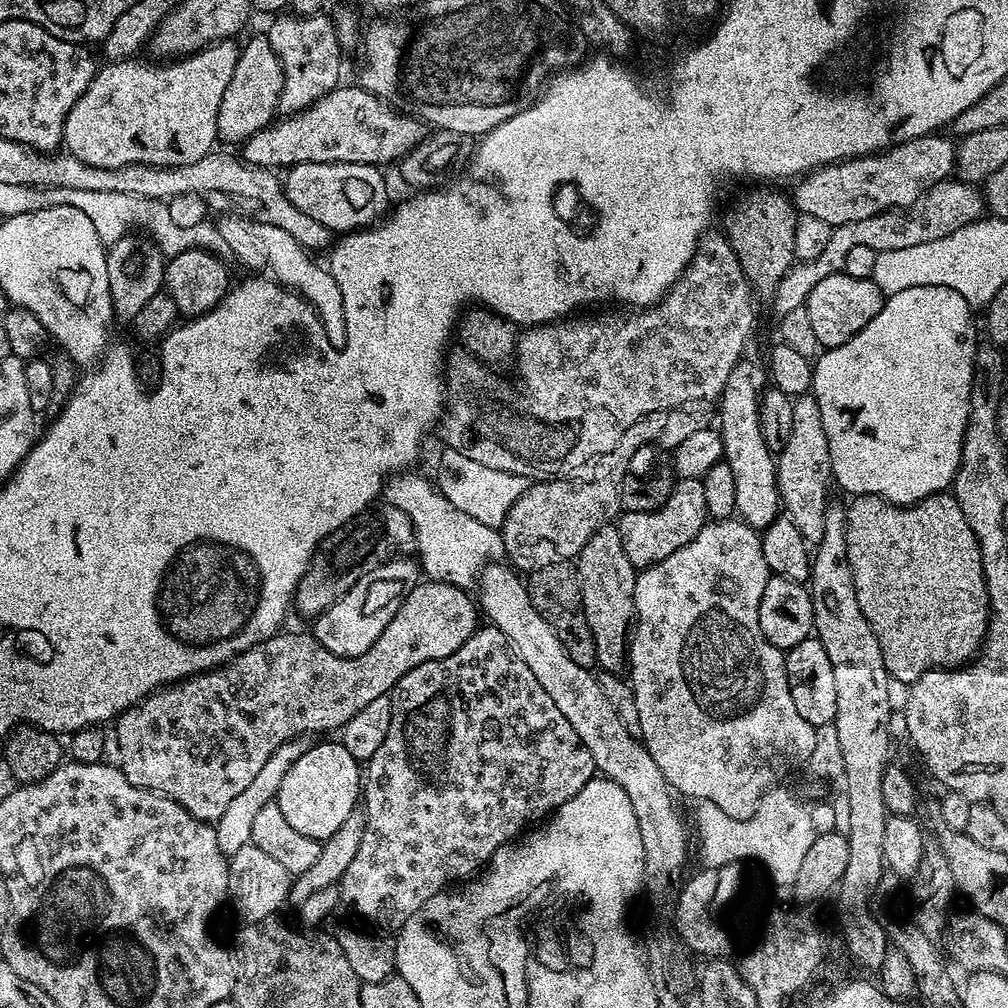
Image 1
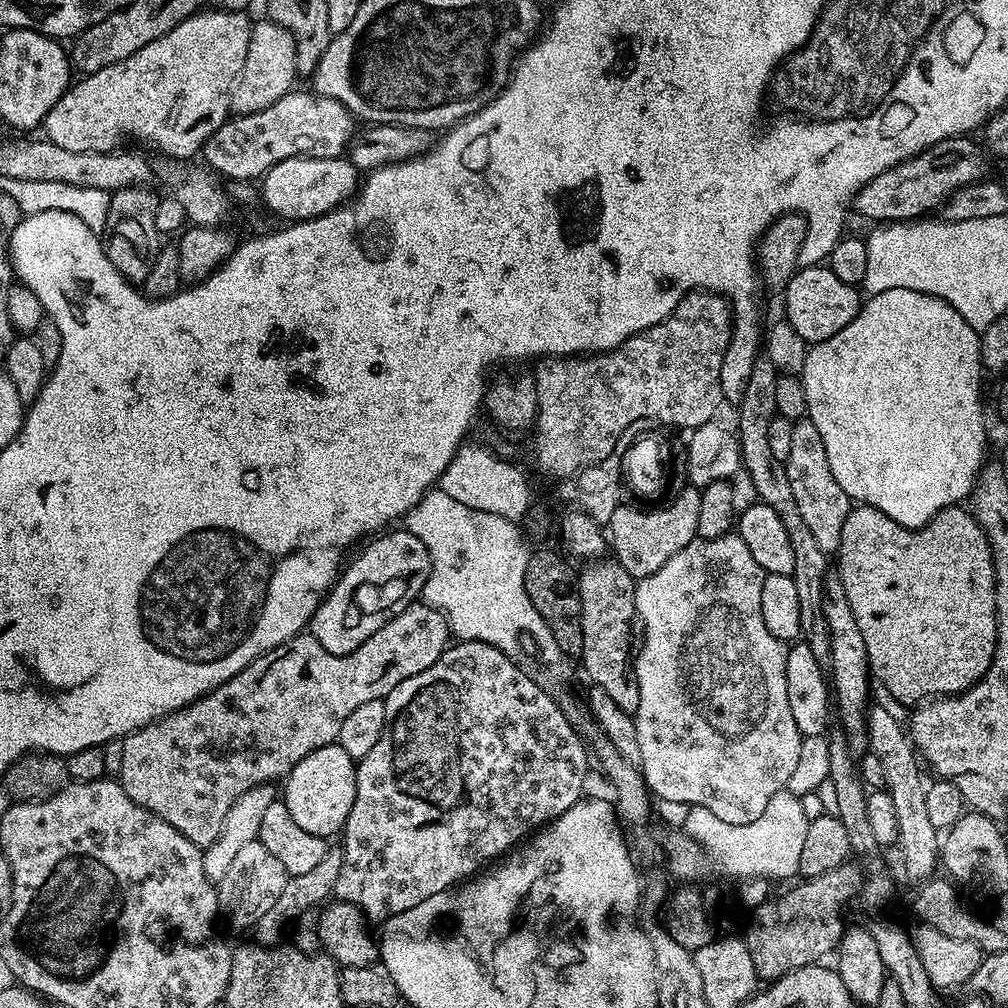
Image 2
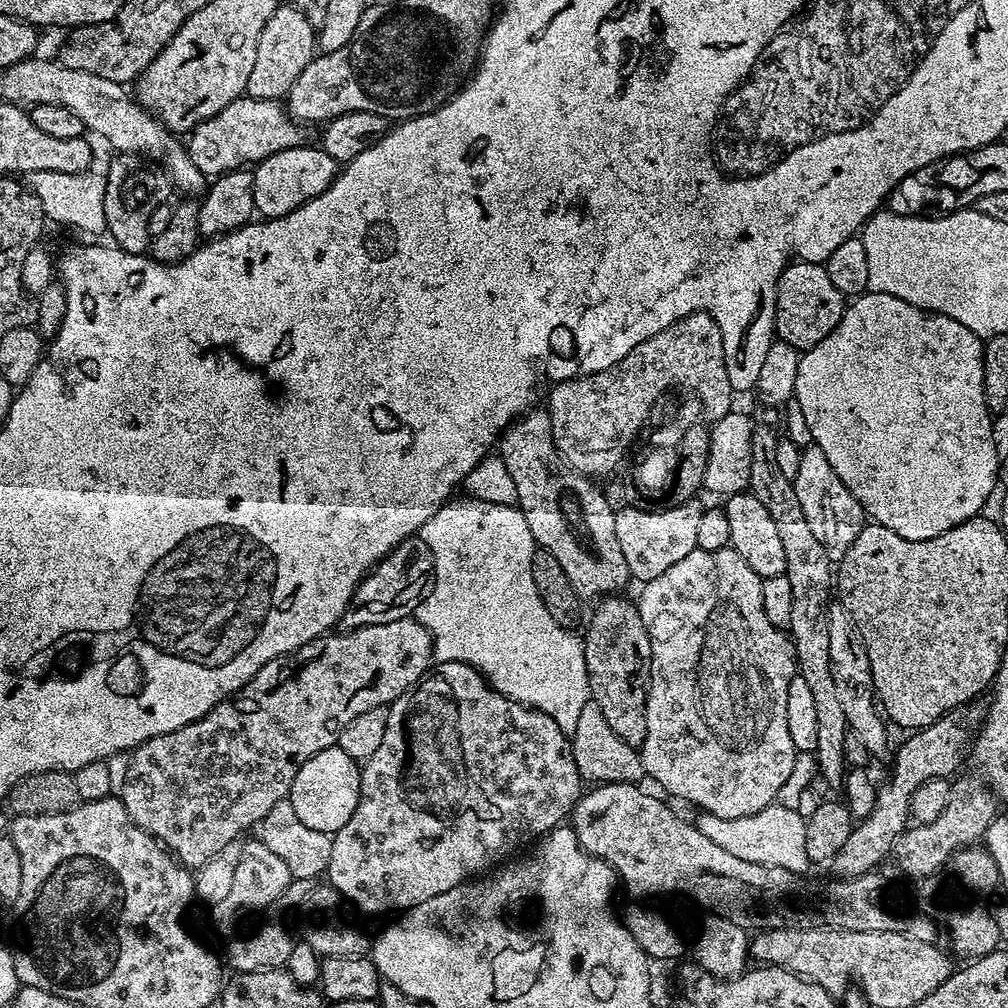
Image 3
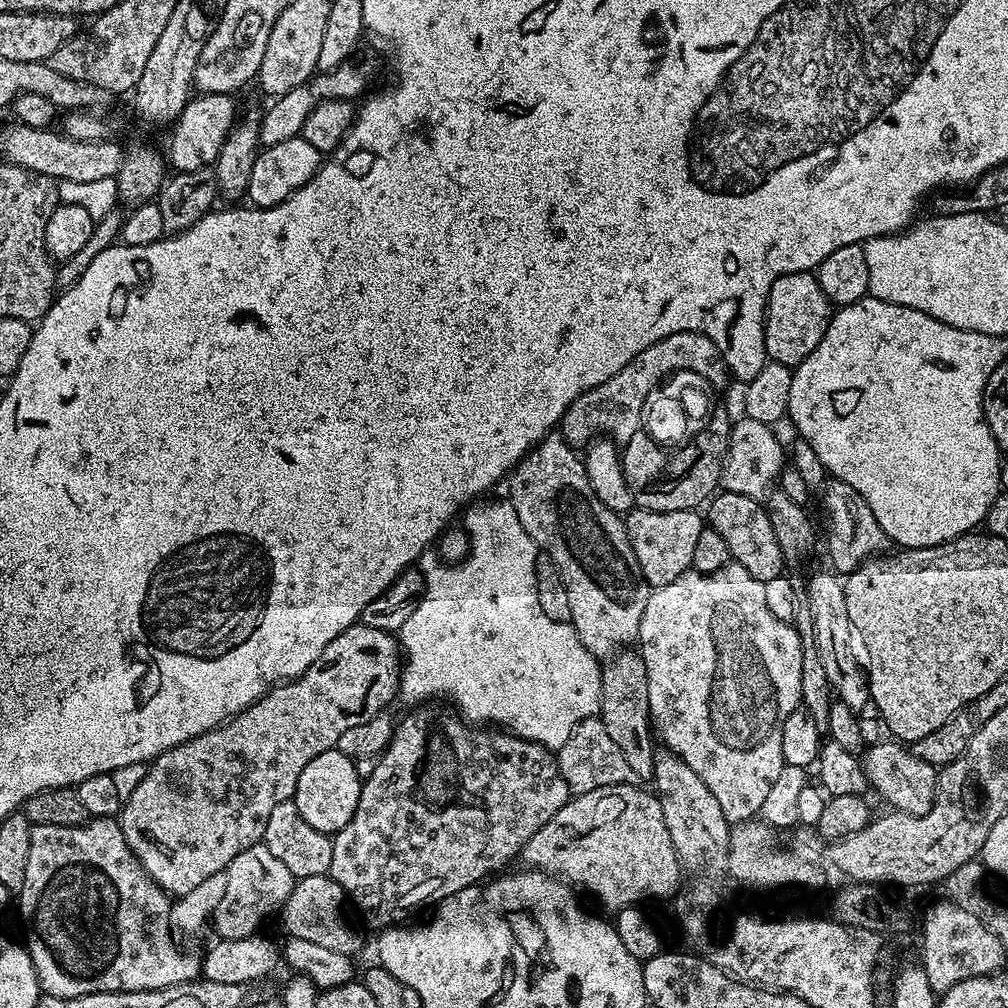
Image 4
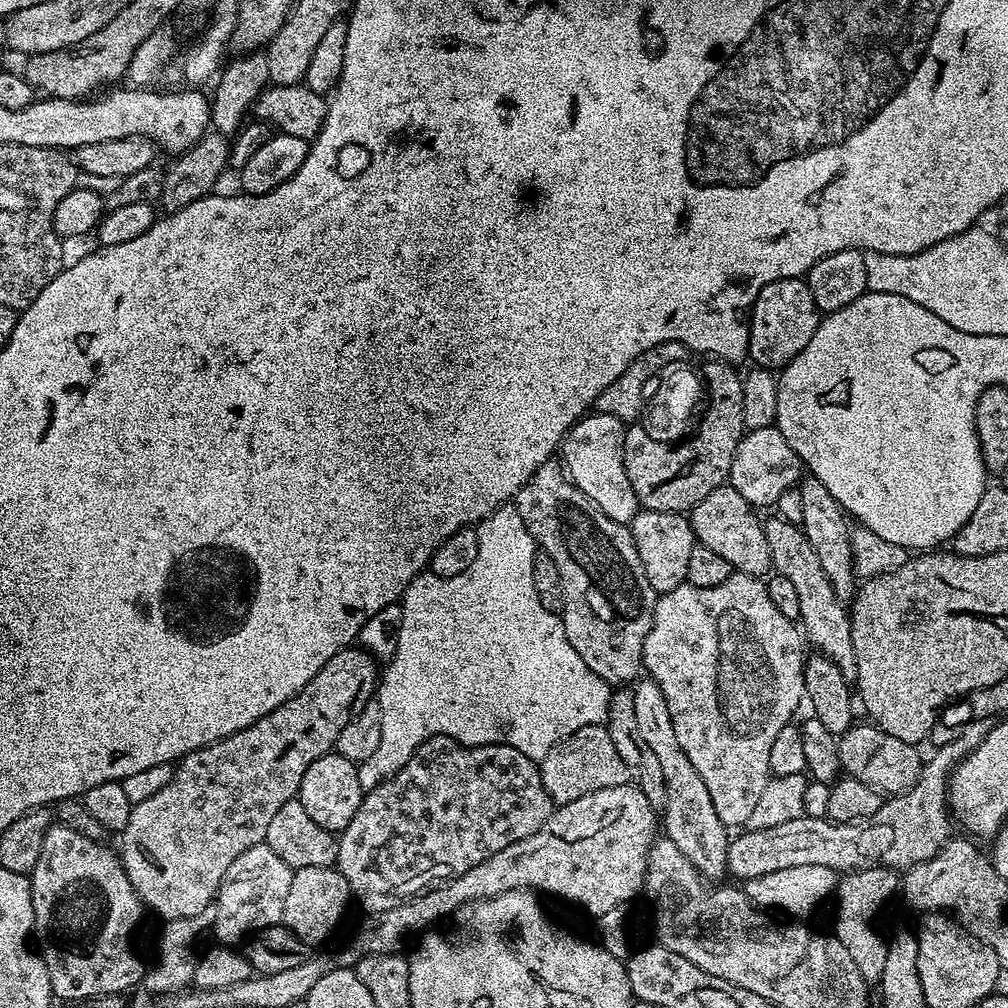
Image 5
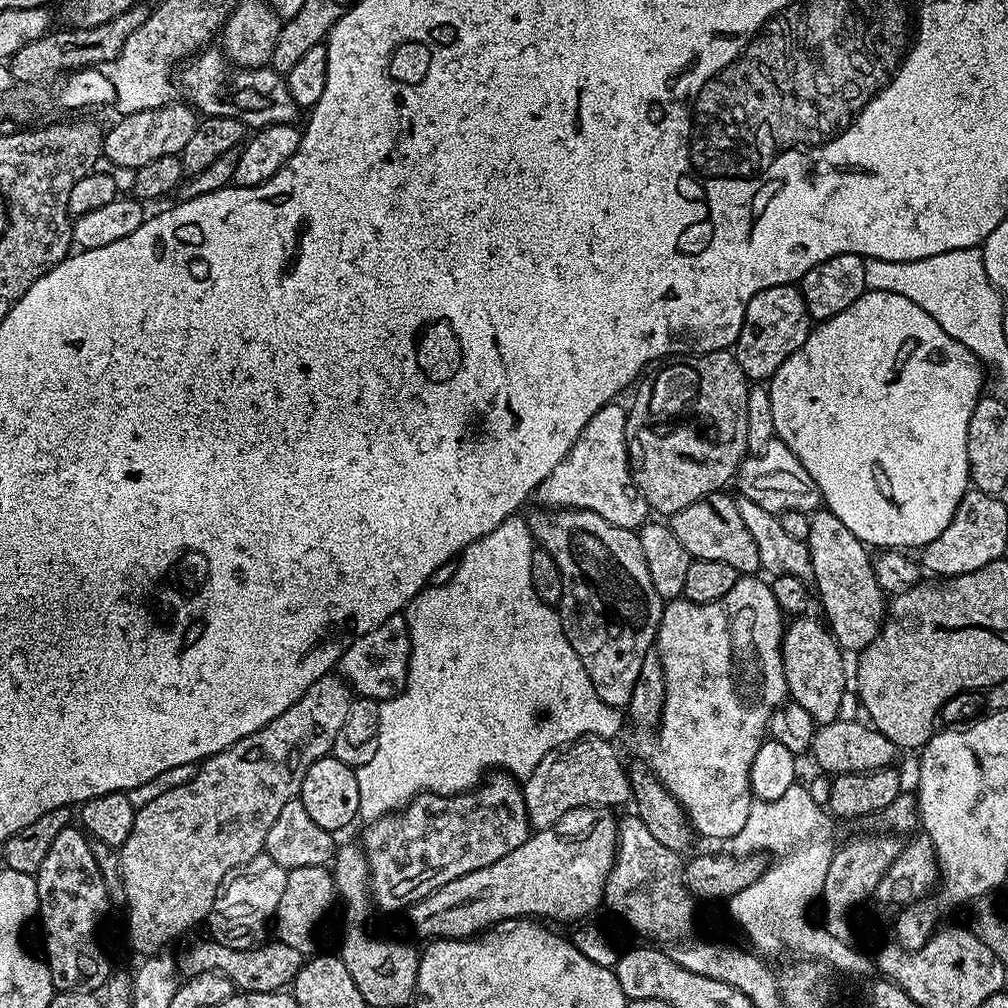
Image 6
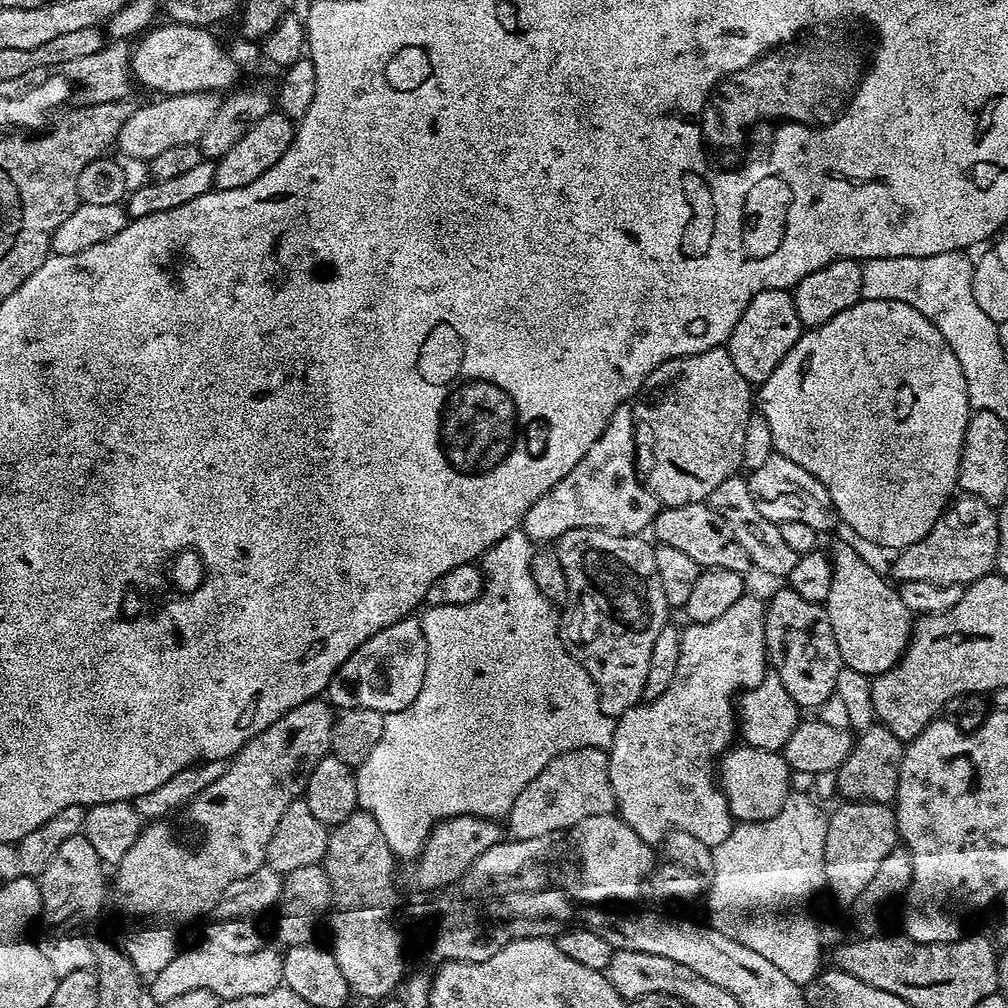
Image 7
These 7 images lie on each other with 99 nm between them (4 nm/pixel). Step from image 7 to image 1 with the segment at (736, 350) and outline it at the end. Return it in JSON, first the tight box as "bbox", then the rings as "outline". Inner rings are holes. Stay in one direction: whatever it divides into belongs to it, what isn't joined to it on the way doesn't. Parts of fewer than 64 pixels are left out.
{"bbox":[806,271,885,349],"outline":[[[843,271],[822,278],[822,282],[810,290],[806,301],[810,327],[814,330],[817,345],[821,349],[842,346],[842,342],[858,334],[858,330],[862,330],[862,326],[866,326],[866,322],[878,314],[885,299],[885,293],[880,291],[871,278],[850,278]]]}

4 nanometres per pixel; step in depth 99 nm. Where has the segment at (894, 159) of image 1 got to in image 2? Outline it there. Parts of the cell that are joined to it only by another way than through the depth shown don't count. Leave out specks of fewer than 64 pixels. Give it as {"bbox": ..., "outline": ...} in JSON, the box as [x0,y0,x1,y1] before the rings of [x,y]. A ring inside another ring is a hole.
{"bbox":[854,136,986,222],"outline":[[[955,136],[953,140],[938,142],[926,151],[904,160],[898,166],[878,174],[878,178],[862,186],[862,190],[854,201],[855,211],[860,211],[868,220],[876,220],[872,222],[911,222],[935,213],[932,212],[935,208],[943,209],[955,192],[985,179],[984,156],[986,157],[986,152],[977,141],[976,144],[968,136]]]}

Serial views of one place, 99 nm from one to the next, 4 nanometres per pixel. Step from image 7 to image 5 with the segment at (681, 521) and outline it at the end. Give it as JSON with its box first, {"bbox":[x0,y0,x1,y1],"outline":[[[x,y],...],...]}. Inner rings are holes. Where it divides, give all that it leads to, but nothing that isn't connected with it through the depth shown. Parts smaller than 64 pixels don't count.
{"bbox":[690,482,773,577],"outline":[[[726,482],[710,490],[710,494],[706,494],[702,502],[693,506],[690,513],[696,543],[726,558],[726,562],[730,562],[730,566],[737,572],[767,577],[773,571],[770,542],[766,542],[764,523],[761,517],[756,517],[756,512],[753,504],[746,502],[746,498],[742,498],[742,494],[738,494],[731,483]]]}

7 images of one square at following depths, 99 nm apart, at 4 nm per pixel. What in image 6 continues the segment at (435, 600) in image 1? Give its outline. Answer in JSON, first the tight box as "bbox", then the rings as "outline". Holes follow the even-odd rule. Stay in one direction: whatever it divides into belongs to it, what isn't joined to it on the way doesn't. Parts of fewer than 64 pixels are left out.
{"bbox":[118,674,353,958],"outline":[[[329,674],[318,678],[318,682],[314,682],[314,686],[310,686],[310,690],[306,690],[306,694],[302,694],[302,698],[298,698],[298,702],[294,702],[294,706],[290,706],[290,710],[278,714],[278,718],[274,718],[266,726],[262,726],[262,730],[234,742],[234,746],[209,756],[197,767],[194,778],[190,778],[190,782],[186,782],[182,786],[174,786],[174,790],[169,790],[168,793],[161,794],[159,798],[154,798],[154,802],[149,802],[146,806],[136,809],[130,838],[126,838],[126,842],[118,851],[122,862],[122,882],[126,886],[128,944],[137,952],[137,957],[147,958],[157,955],[161,950],[167,949],[164,947],[175,936],[182,935],[187,928],[192,928],[195,924],[200,924],[203,920],[207,921],[211,917],[214,898],[218,894],[218,886],[222,882],[222,878],[226,878],[226,874],[230,874],[230,870],[234,870],[234,866],[242,866],[242,862],[250,862],[250,858],[264,852],[266,834],[270,834],[270,826],[274,826],[274,821],[278,819],[278,813],[282,811],[282,806],[286,806],[286,802],[299,797],[302,778],[306,778],[306,770],[310,770],[310,766],[314,766],[314,762],[318,762],[318,758],[331,753],[334,738],[338,738],[338,729],[342,727],[342,721],[346,718],[346,710],[350,710],[353,699],[353,693],[339,675]]]}

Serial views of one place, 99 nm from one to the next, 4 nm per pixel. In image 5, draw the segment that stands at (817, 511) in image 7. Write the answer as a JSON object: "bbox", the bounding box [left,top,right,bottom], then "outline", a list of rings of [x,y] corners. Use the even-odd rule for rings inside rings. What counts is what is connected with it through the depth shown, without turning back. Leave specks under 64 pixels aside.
{"bbox":[730,426,801,506],"outline":[[[773,426],[753,432],[745,431],[734,454],[730,483],[734,490],[738,490],[738,494],[742,494],[742,498],[746,498],[746,502],[753,506],[772,504],[783,492],[788,492],[791,488],[793,491],[801,476],[800,460],[794,454],[794,450],[790,450],[790,442],[782,438],[778,429]]]}

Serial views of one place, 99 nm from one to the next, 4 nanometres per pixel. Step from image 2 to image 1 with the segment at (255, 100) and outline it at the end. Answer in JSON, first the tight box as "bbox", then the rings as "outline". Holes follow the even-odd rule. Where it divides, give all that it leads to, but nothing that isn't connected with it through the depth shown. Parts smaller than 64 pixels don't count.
{"bbox":[217,34,283,146],"outline":[[[260,34],[253,40],[243,41],[234,74],[230,74],[230,84],[226,86],[226,92],[222,94],[222,104],[218,106],[217,137],[228,144],[240,146],[272,123],[280,104],[283,77],[280,63],[274,54],[274,46],[270,46],[267,35]]]}

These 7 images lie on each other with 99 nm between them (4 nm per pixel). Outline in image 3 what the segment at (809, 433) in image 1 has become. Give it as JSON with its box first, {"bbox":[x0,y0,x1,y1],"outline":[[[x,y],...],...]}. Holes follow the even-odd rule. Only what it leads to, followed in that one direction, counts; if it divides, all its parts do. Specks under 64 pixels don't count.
{"bbox":[792,443,866,562],"outline":[[[811,443],[807,448],[800,449],[798,474],[794,474],[792,484],[811,532],[819,542],[822,542],[822,547],[830,560],[839,562],[846,554],[846,550],[850,550],[850,542],[858,538],[858,534],[865,526],[866,513],[863,506],[858,502],[858,498],[854,498],[854,494],[850,494],[842,478],[834,474],[834,466],[830,466],[826,454],[822,454],[817,444]]]}

